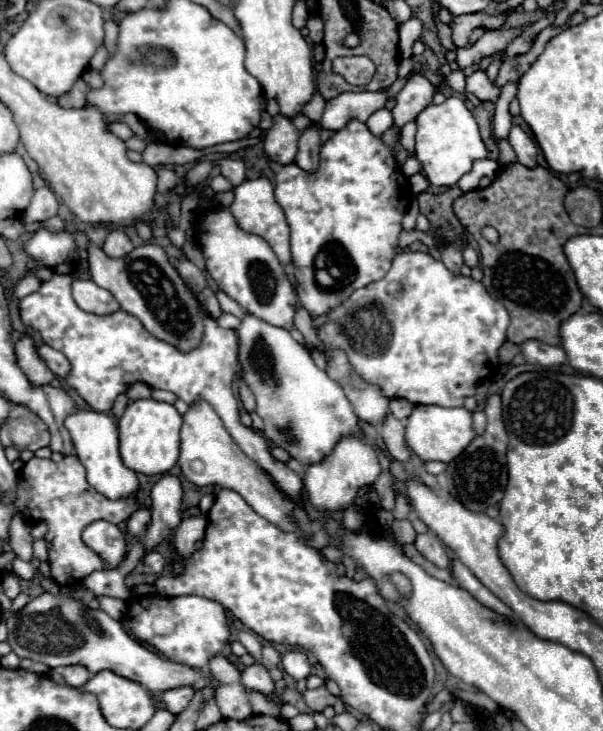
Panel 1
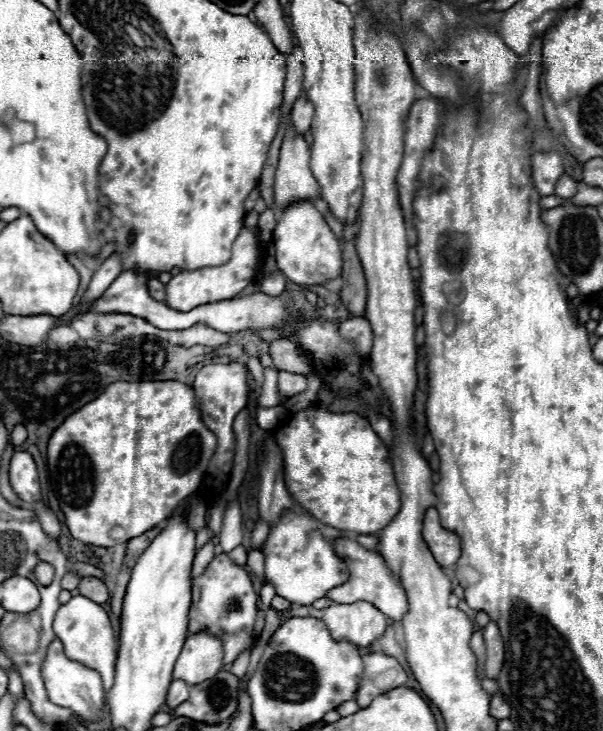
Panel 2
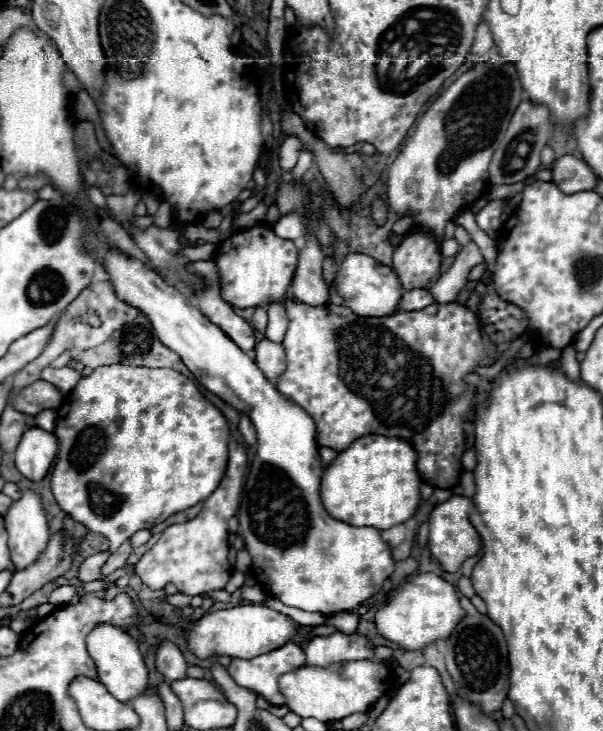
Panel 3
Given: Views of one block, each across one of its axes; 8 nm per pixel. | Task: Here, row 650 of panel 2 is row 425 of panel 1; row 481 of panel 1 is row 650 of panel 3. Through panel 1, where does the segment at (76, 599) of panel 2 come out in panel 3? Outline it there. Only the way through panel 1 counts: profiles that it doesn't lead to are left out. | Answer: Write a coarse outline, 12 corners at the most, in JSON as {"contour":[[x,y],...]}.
{"contour":[[112,624],[88,634],[98,682],[130,702],[148,690],[138,644]]}

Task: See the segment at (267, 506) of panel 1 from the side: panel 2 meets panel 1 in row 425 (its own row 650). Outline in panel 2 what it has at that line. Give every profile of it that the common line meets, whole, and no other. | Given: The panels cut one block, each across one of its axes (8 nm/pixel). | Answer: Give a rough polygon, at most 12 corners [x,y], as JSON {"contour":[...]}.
{"contour":[[190,634],[172,680],[200,684],[222,670],[220,638]]}

